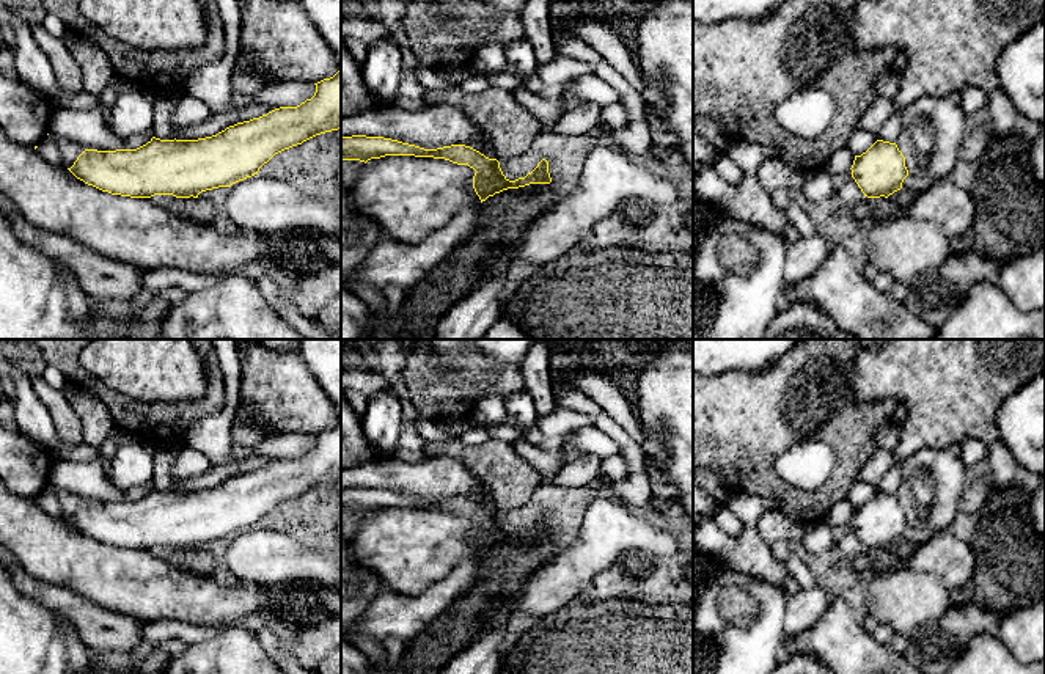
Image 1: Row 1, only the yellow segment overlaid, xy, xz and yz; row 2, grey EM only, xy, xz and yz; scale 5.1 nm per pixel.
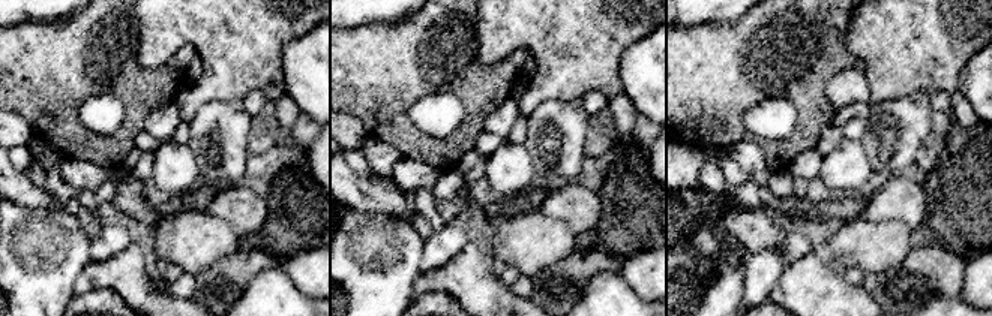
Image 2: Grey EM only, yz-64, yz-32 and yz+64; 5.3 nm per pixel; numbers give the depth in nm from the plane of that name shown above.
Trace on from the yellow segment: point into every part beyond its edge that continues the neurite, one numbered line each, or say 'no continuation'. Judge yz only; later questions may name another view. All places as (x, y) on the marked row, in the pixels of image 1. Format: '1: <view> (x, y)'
no continuation

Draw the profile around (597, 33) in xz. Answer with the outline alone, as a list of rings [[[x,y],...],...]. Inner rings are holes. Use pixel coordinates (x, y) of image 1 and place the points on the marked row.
[[[585,11],[570,22],[570,31],[597,50],[636,91],[644,88],[646,80],[636,58],[619,41],[608,22]]]

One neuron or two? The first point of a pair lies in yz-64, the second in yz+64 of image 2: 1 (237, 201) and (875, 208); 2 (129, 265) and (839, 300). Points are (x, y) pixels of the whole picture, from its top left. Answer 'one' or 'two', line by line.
1: one
2: one

